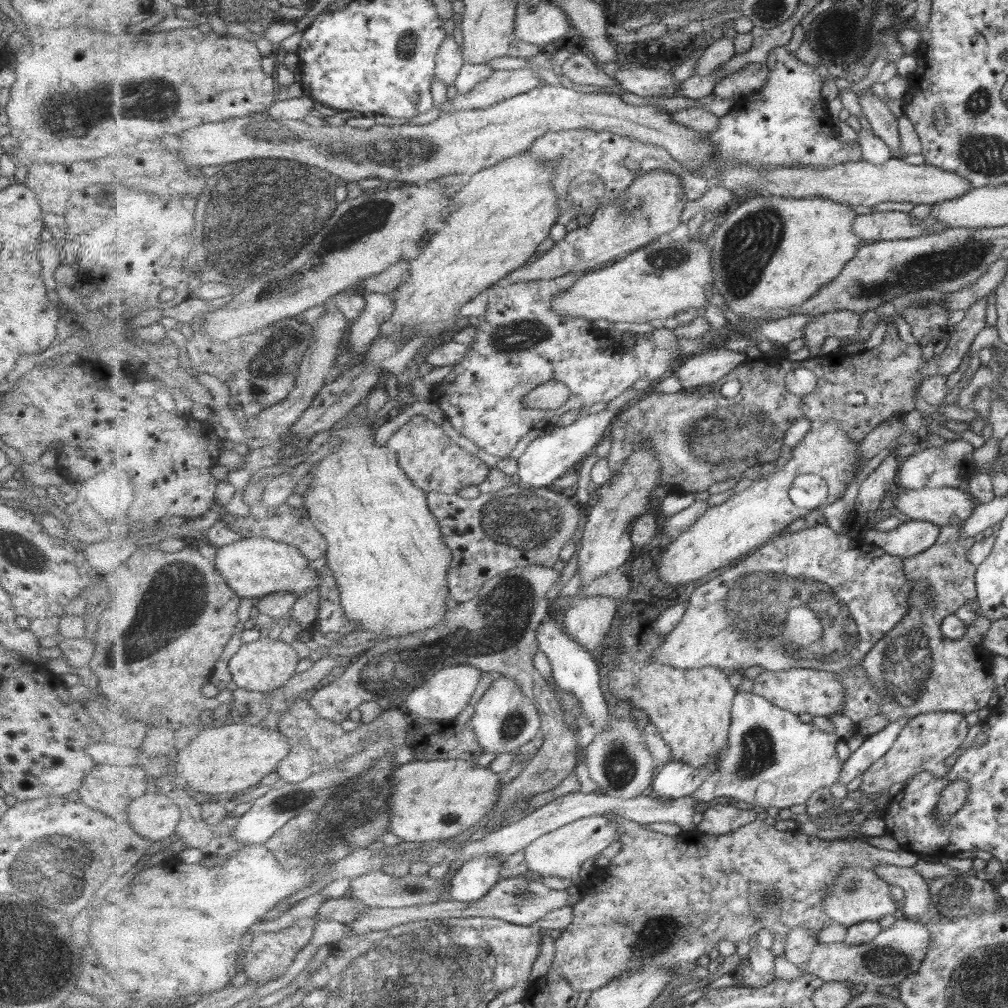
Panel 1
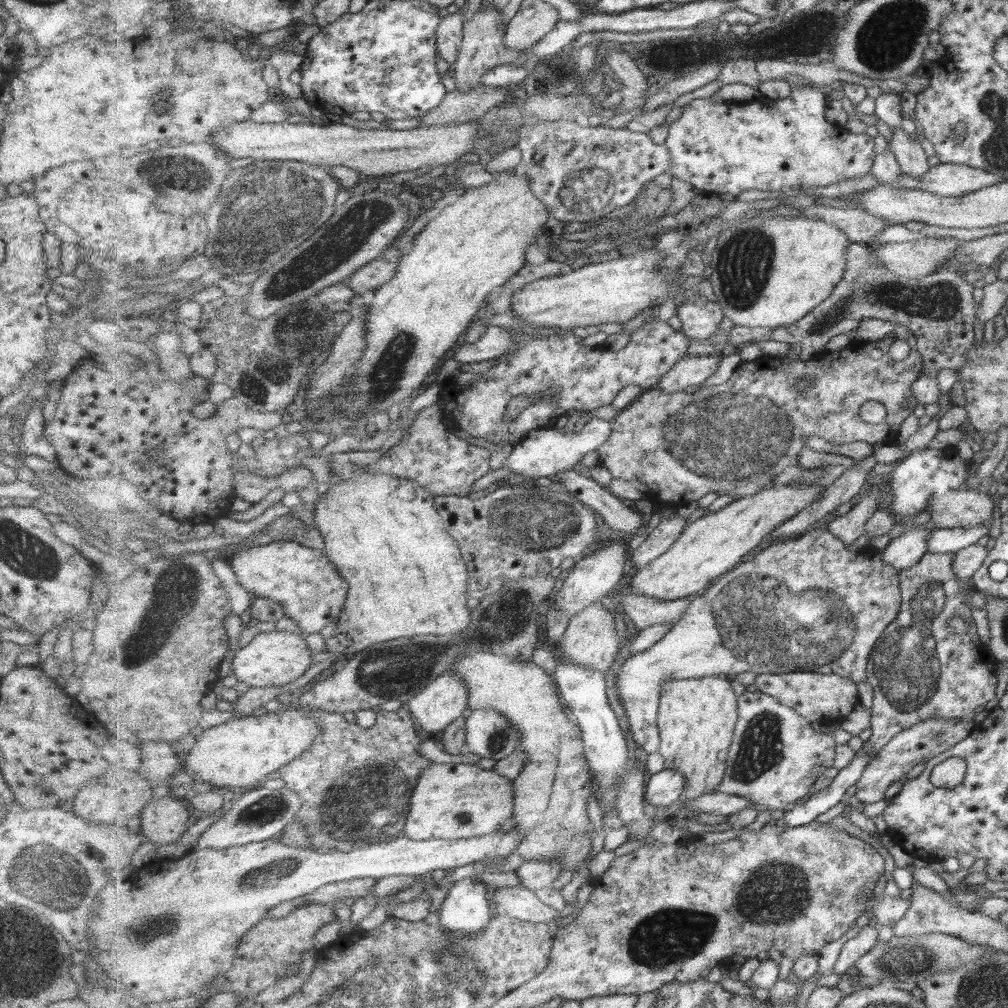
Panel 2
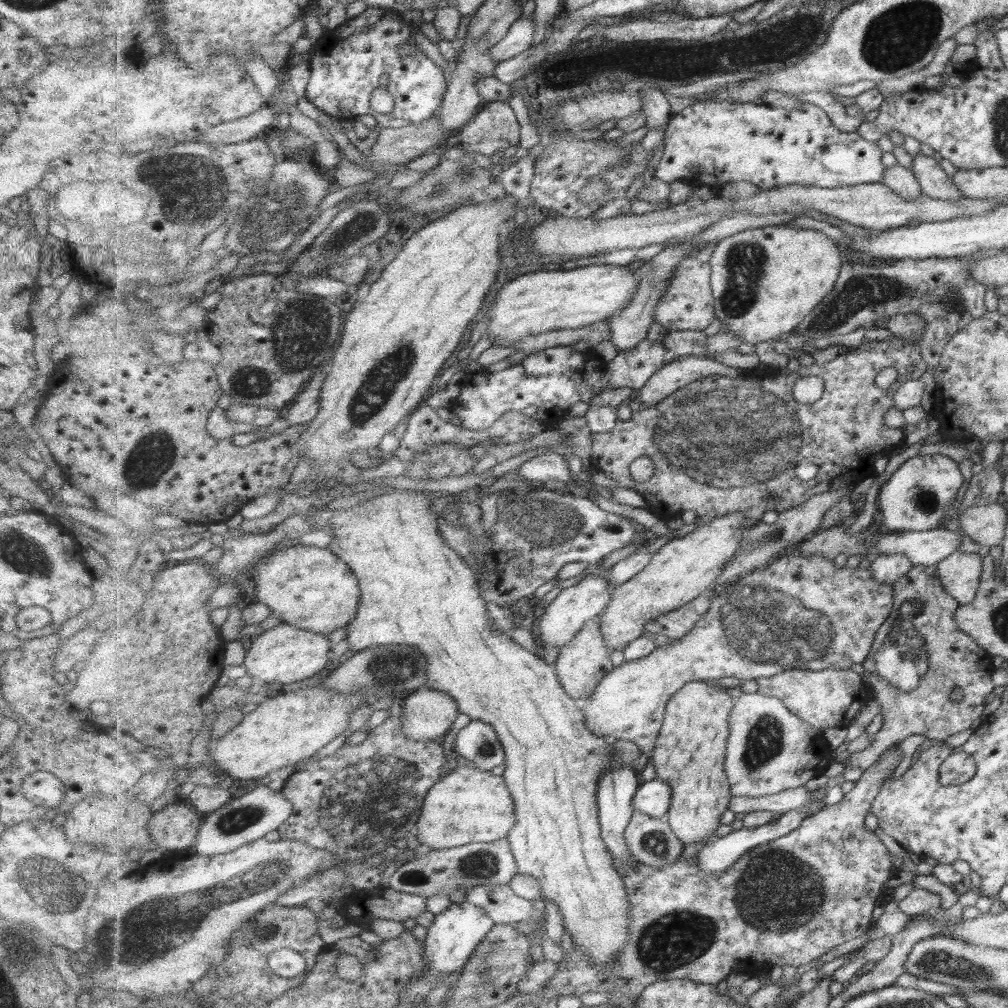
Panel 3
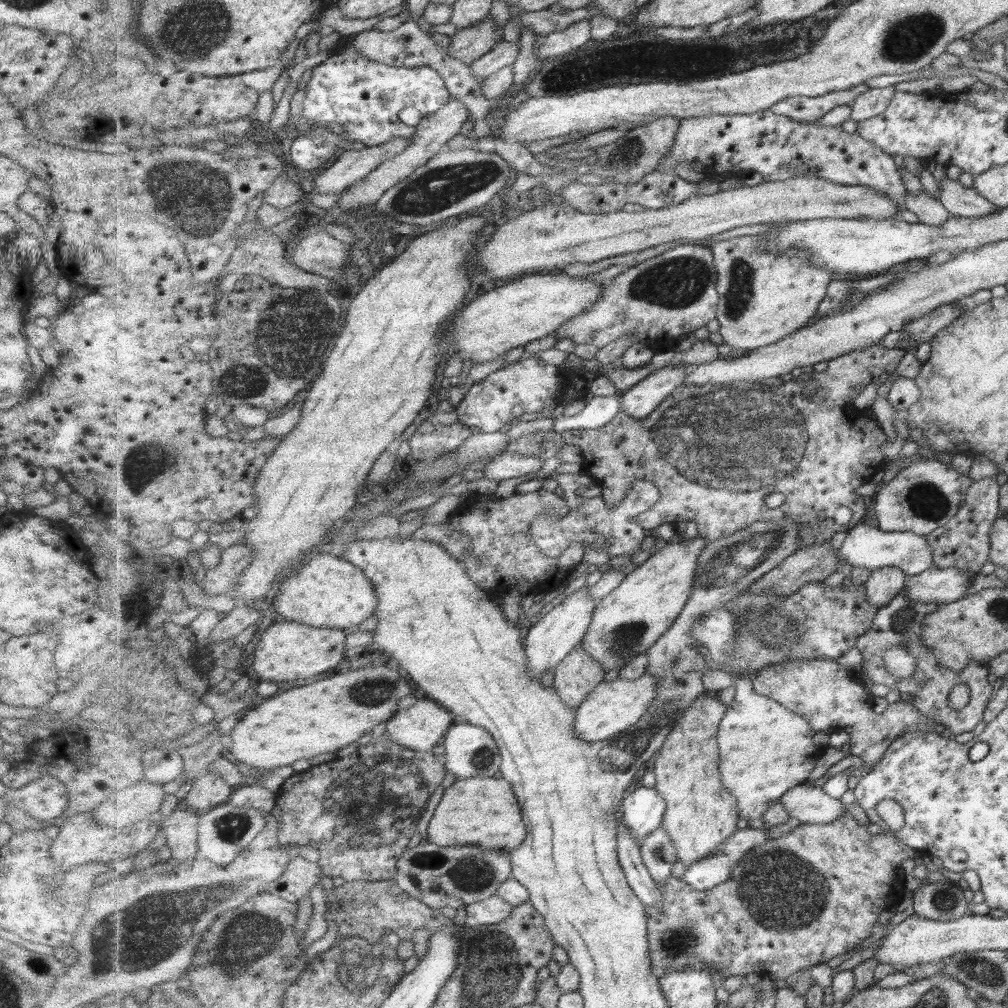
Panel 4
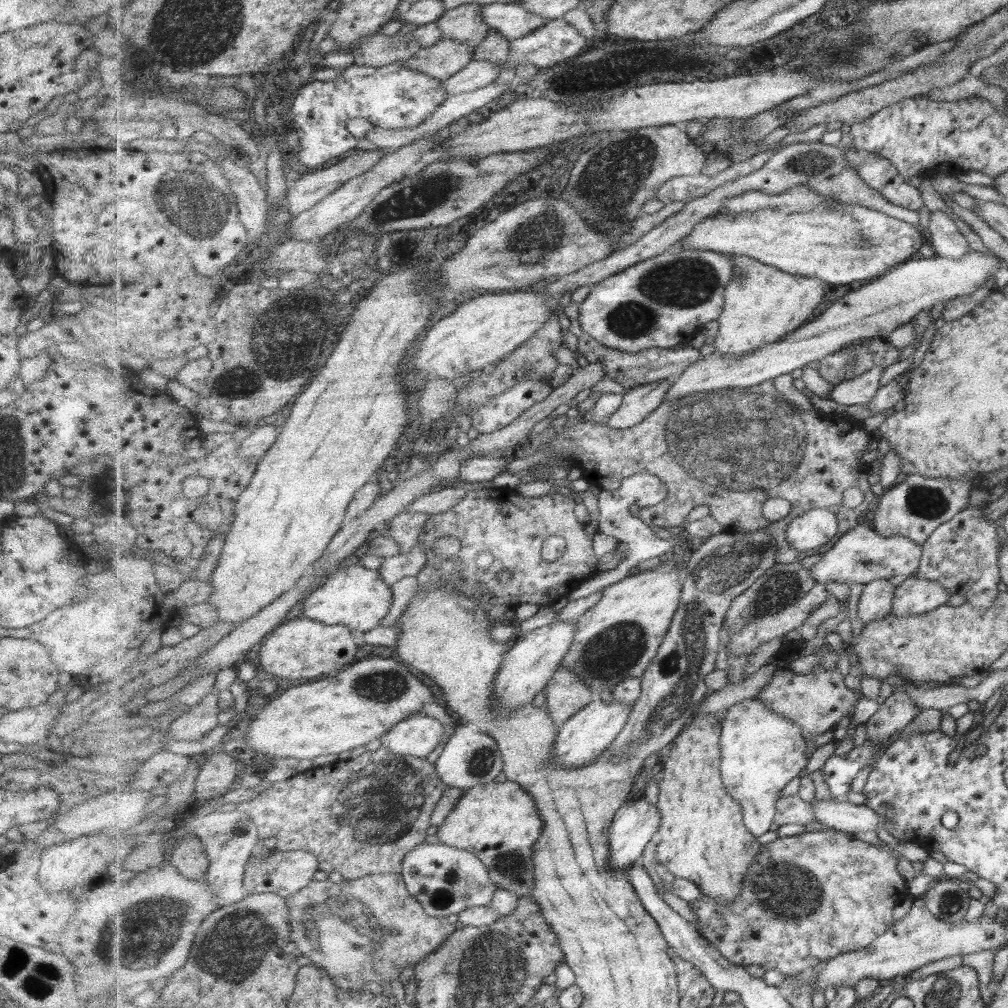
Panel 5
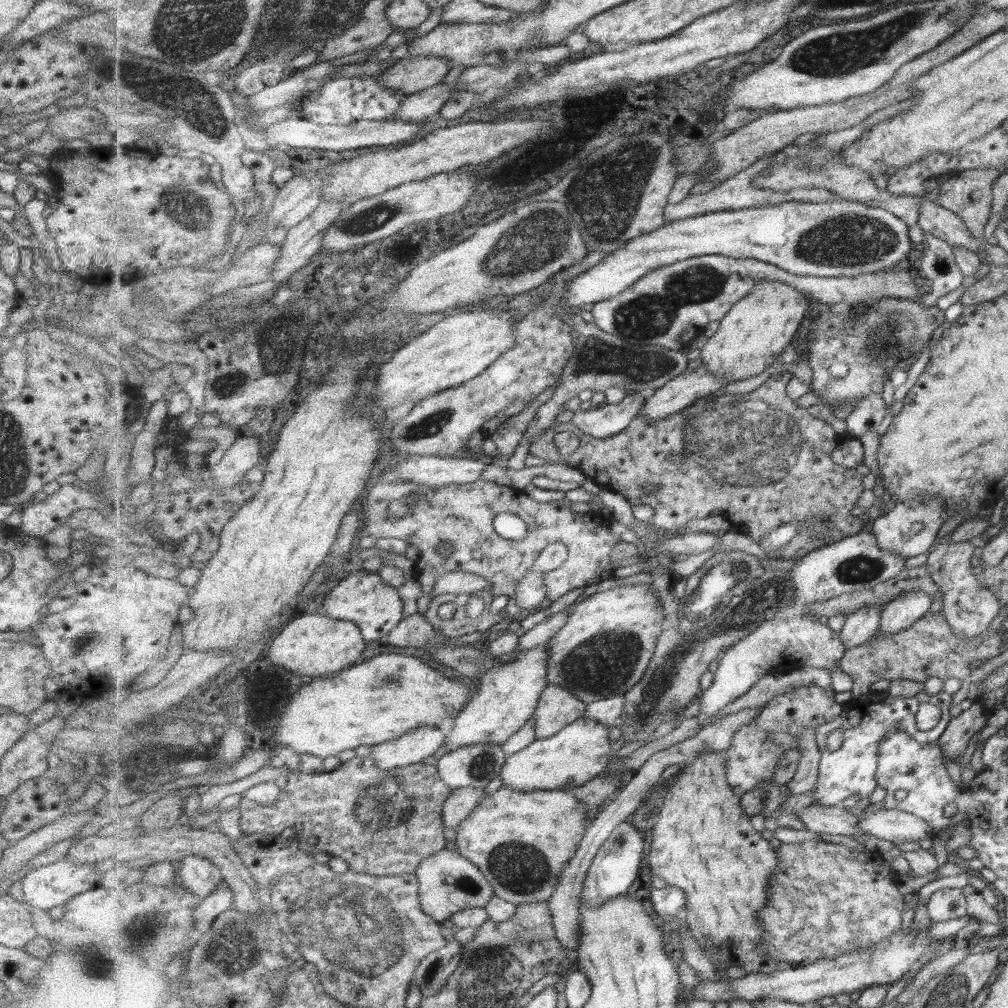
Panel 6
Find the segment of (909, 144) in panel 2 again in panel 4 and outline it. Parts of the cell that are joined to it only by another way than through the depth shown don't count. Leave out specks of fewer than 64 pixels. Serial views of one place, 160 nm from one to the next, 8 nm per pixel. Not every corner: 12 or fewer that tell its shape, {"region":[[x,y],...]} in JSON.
{"region":[[947,177],[938,201],[950,215],[978,217],[1000,209]]}

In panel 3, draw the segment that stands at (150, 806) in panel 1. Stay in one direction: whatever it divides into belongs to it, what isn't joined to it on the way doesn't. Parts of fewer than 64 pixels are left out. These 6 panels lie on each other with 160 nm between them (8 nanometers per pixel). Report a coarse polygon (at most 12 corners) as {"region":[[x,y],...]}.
{"region":[[174,801],[148,829],[158,849],[193,848],[202,825],[196,810]]}

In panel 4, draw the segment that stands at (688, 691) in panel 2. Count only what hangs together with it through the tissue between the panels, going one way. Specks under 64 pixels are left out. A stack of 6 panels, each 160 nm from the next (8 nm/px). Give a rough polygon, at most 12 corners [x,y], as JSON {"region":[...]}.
{"region":[[696,698],[652,761],[686,868],[738,831],[720,768],[728,706]]}

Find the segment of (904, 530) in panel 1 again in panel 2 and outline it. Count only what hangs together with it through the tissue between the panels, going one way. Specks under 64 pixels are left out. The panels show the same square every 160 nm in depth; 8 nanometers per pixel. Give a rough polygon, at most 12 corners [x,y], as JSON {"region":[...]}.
{"region":[[911,526],[881,558],[900,572],[925,553],[929,532]]}

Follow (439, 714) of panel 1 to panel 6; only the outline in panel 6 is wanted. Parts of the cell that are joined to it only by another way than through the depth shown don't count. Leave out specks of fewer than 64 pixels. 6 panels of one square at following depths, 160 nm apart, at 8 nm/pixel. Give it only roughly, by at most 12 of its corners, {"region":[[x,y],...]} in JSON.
{"region":[[421,725],[373,745],[384,771],[411,766],[446,744],[446,727]]}

